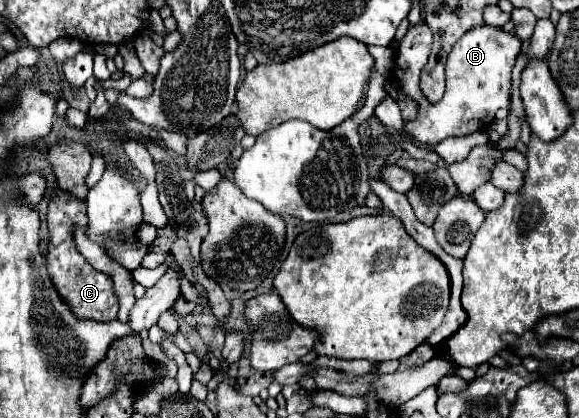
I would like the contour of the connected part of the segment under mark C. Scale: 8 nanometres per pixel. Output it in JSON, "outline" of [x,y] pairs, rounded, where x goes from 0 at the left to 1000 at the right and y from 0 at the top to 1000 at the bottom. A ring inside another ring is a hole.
{"outline":[[[104,455],[93,474],[86,474],[86,493],[83,493],[83,541],[86,541],[86,593],[79,608],[83,656],[86,656],[97,694],[117,718],[117,727],[124,732],[124,742],[135,761],[155,761],[155,766],[169,766],[169,770],[197,766],[204,751],[204,718],[193,694],[193,670],[183,656],[166,651],[149,627],[149,617],[131,598],[128,574],[124,574],[128,536],[135,536],[142,545],[149,541],[149,488]]]}

